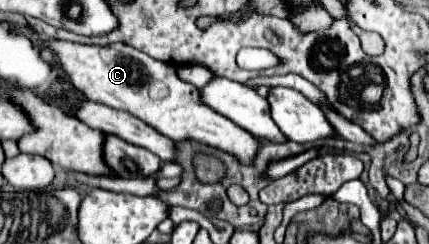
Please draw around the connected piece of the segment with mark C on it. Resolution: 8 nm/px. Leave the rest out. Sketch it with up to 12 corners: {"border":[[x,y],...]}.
{"border":[[43,38],[93,102],[251,164],[259,142],[175,66],[119,42]]}

